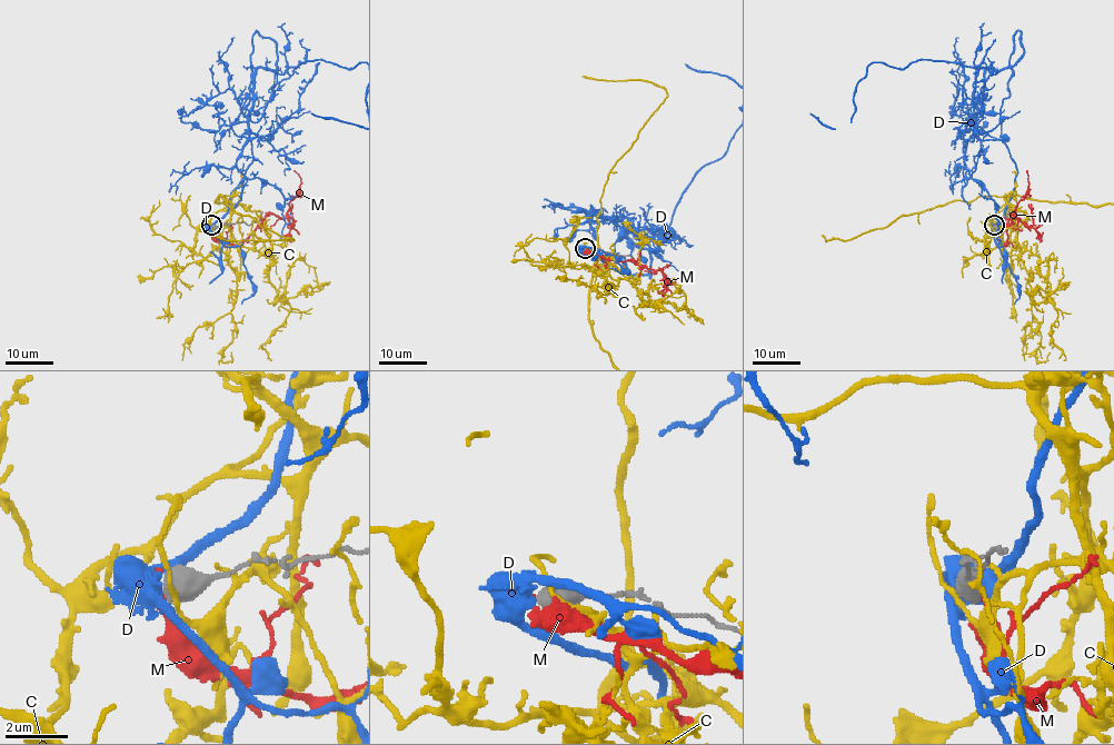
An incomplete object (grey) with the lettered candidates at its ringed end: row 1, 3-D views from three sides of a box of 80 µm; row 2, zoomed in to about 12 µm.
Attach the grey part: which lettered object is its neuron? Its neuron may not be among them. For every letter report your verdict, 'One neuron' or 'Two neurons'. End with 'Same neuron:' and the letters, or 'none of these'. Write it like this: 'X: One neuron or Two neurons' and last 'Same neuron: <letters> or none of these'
C: Two neurons
D: Two neurons
M: Two neurons
Same neuron: none of these

